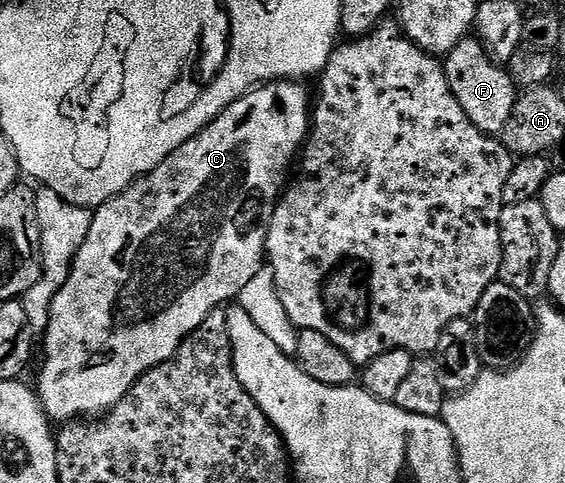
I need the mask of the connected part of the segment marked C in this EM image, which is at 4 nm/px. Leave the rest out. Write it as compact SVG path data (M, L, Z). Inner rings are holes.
M281 81L266 83L255 87L253 91L247 91L241 99L230 104L213 123L202 128L194 137L190 137L190 141L174 149L174 153L170 153L170 157L166 157L166 161L159 163L149 175L143 175L141 179L130 184L121 195L115 195L108 203L95 208L90 233L86 233L86 241L82 241L82 249L78 249L66 285L62 285L62 289L58 289L52 298L48 327L42 332L44 364L40 367L40 376L37 377L36 383L34 382L34 390L49 420L76 421L81 417L100 417L111 411L147 371L174 357L180 342L190 333L194 333L194 329L198 329L198 325L206 321L211 311L231 304L240 296L242 289L265 266L268 226L272 220L272 211L282 194L282 184L289 178L288 166L297 162L308 137L310 95L308 99L308 91L304 87L307 86L300 81Z

